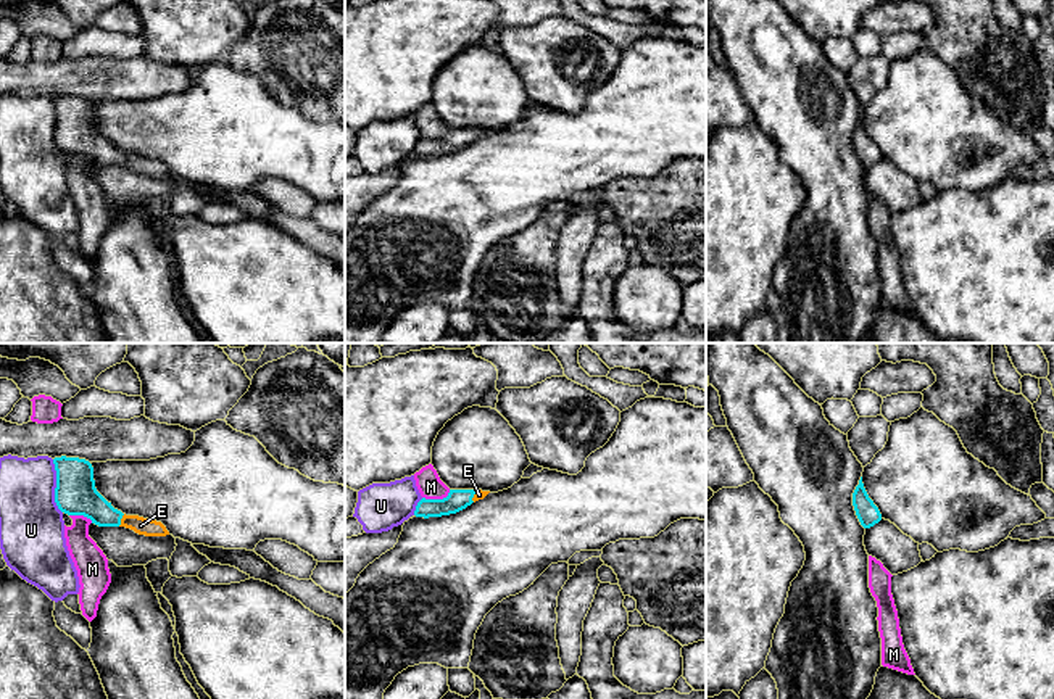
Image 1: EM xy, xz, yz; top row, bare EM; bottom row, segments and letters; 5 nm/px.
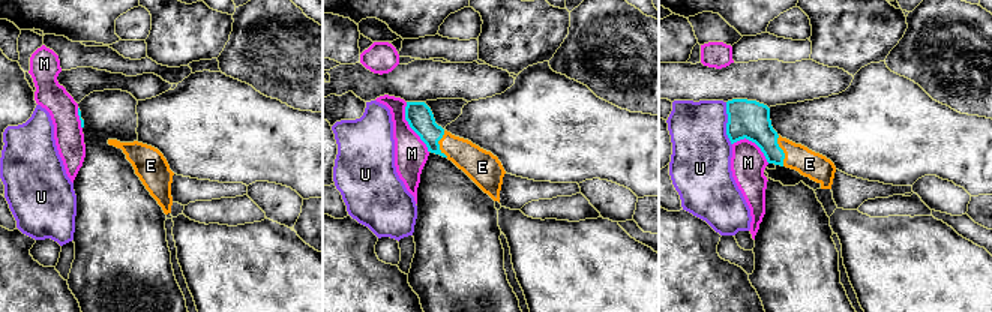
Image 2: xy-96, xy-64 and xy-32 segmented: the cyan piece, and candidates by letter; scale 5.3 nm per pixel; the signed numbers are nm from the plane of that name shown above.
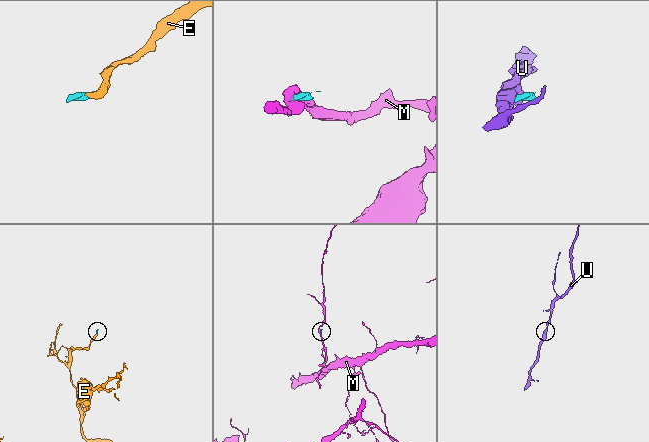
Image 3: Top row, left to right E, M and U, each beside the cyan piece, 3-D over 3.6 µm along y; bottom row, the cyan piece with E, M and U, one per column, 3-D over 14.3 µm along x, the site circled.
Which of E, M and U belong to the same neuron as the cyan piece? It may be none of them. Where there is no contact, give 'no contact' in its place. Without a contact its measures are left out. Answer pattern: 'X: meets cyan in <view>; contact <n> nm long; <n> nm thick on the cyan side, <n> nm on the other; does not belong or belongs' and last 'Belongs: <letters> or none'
E: meets cyan in xy; contact 70 nm long; 190 nm thick on the cyan side, 90 nm on the other; belongs
M: meets cyan in xz; contact 150 nm long; 110 nm thick on the cyan side, 120 nm on the other; does not belong
U: meets cyan in xy; contact 280 nm long; 200 nm thick on the cyan side, 320 nm on the other; does not belong
Belongs: E

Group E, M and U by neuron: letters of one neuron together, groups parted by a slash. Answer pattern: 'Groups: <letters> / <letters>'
Groups: E / M / U

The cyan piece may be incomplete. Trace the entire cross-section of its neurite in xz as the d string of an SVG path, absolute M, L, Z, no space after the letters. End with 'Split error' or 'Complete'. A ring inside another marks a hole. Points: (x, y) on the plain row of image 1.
M450 129L443 139L422 137L416 145L414 155L429 158L456 153L472 142L483 139L488 132L482 129Z. Split error

